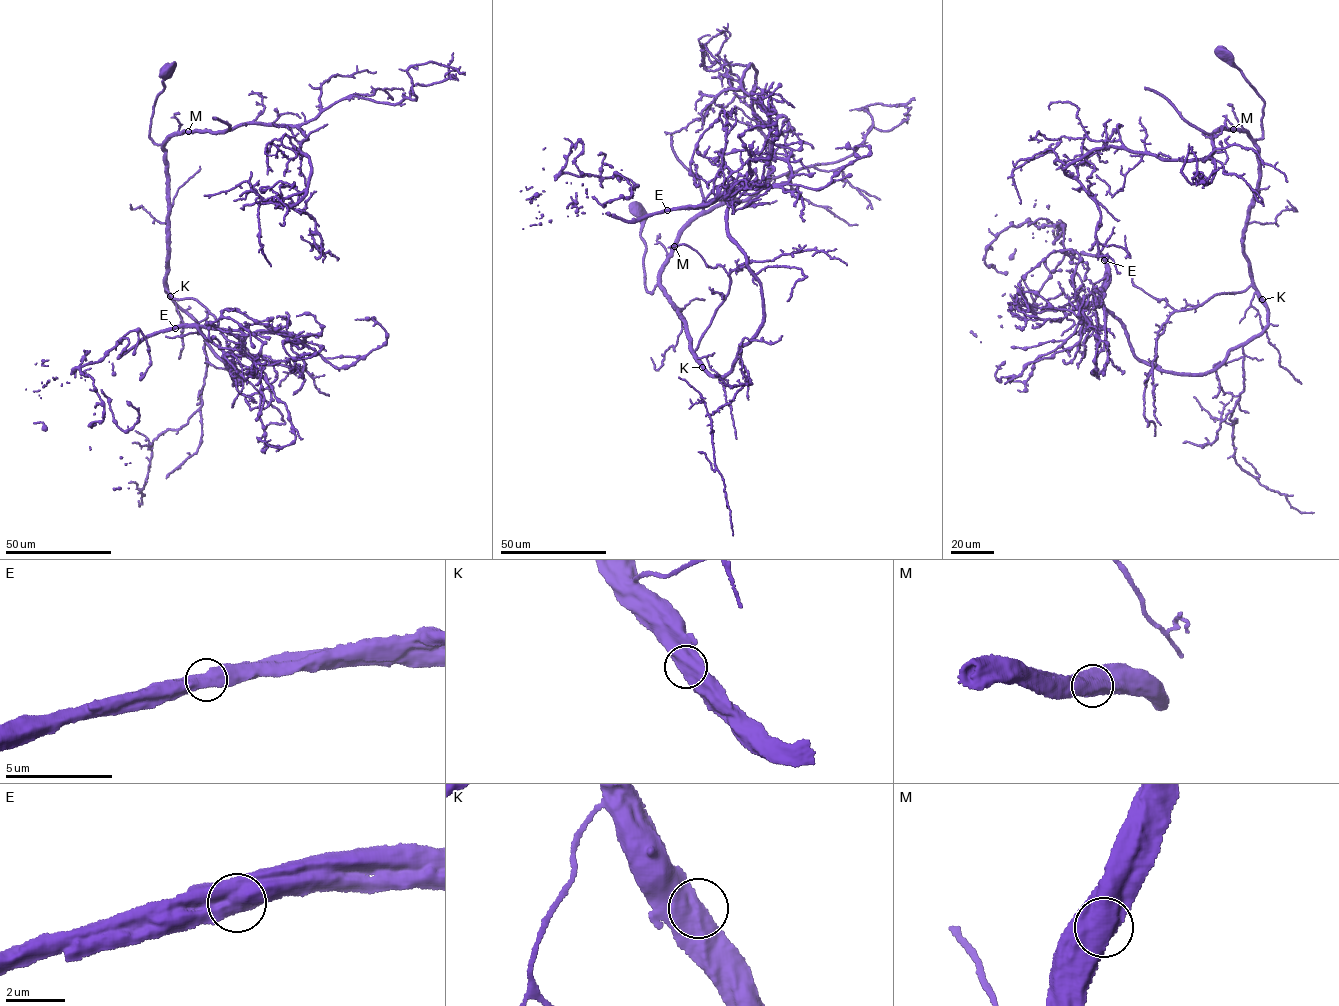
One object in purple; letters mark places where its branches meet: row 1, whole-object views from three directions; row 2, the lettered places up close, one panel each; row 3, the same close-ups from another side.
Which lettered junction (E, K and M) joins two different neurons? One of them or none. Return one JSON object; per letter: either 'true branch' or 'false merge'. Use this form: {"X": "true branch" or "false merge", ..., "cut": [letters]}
{"E": "false merge", "K": "true branch", "M": "true branch", "cut": ["E"]}

